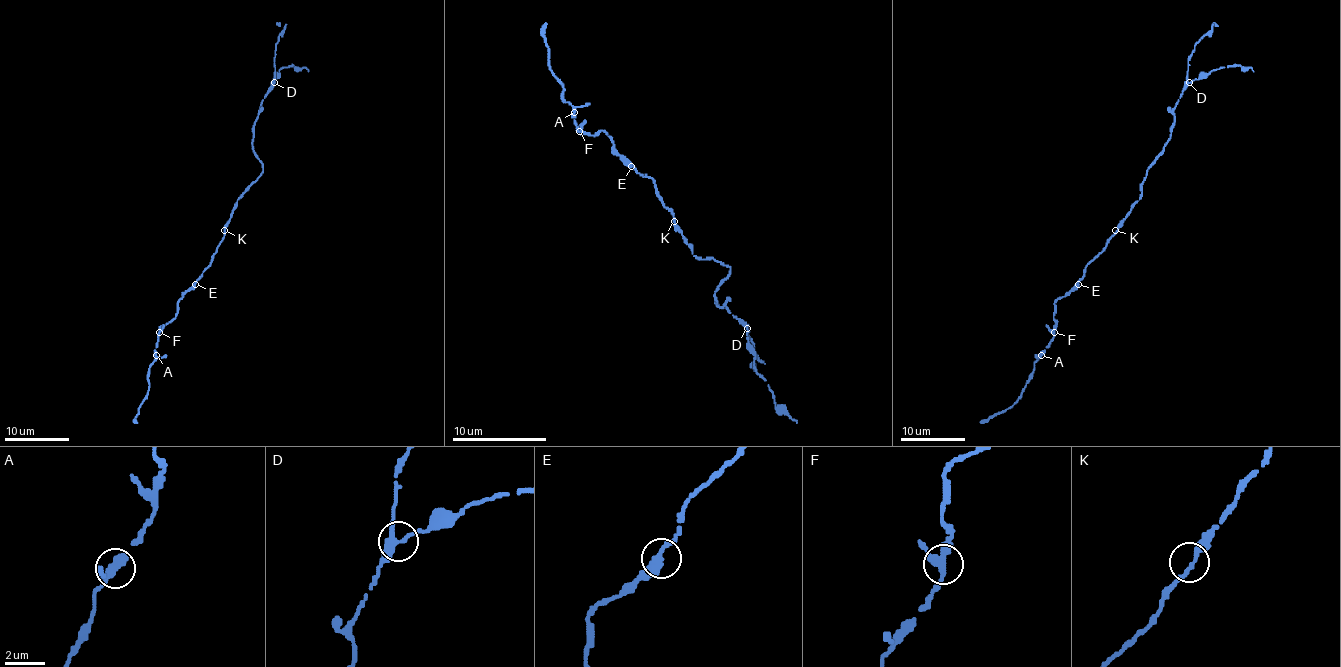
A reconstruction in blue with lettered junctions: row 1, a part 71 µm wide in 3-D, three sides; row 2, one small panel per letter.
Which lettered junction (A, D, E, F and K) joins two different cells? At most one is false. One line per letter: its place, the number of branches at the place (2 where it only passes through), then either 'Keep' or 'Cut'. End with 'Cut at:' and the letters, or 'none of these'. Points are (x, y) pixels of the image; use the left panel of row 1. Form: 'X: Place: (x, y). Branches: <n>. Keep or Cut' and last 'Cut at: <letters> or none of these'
A: Place: (156, 355). Branches: 3. Keep
D: Place: (274, 82). Branches: 3. Cut
E: Place: (195, 284). Branches: 2. Keep
F: Place: (159, 332). Branches: 3. Keep
K: Place: (224, 230). Branches: 2. Keep
Cut at: D

